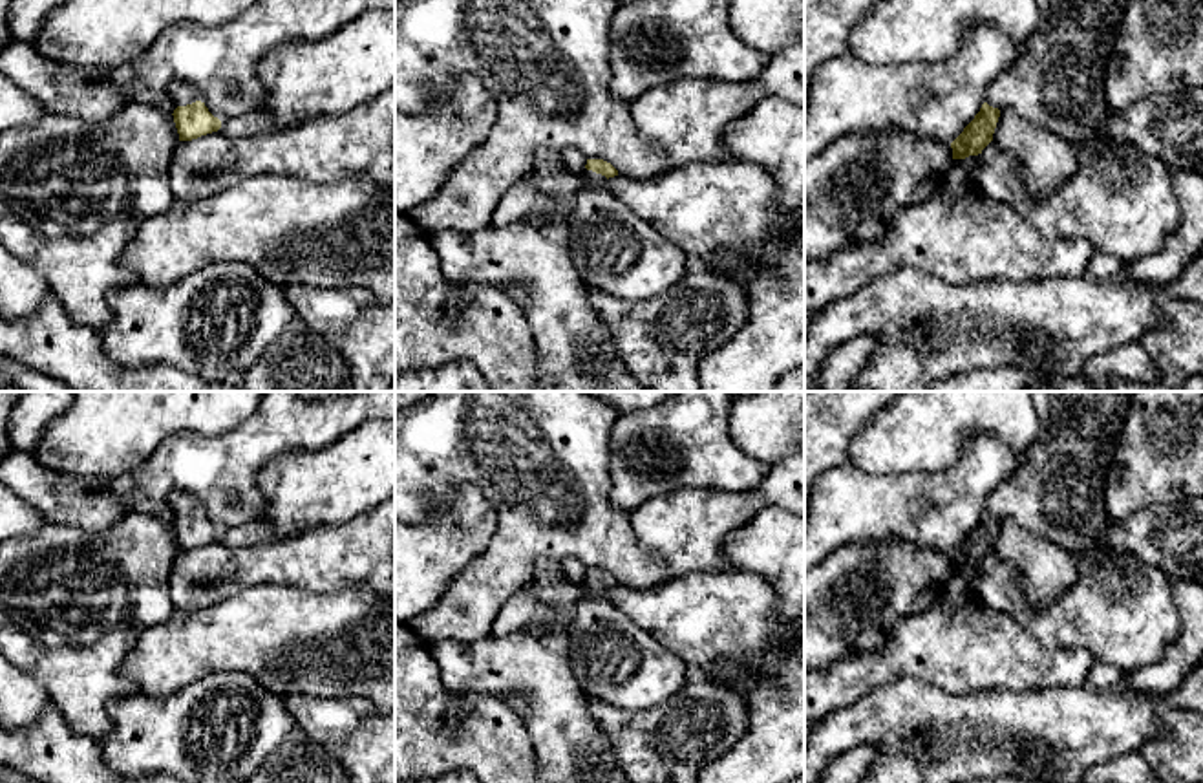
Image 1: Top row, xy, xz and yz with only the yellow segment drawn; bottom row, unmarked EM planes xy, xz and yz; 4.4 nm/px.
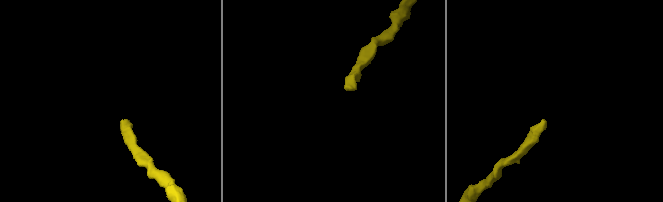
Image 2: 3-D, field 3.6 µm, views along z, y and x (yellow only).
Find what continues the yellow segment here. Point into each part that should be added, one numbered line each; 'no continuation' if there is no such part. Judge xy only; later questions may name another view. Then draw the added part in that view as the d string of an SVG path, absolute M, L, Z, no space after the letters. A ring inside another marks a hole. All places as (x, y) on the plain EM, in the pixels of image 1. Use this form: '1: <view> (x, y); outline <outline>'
1: xy (181, 504); outline M174 492L165 503L172 509L176 518L201 510L199 501L186 492Z

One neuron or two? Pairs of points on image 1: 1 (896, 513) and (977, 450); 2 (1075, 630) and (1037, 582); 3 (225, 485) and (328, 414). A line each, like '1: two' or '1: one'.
1: one
2: two
3: one

